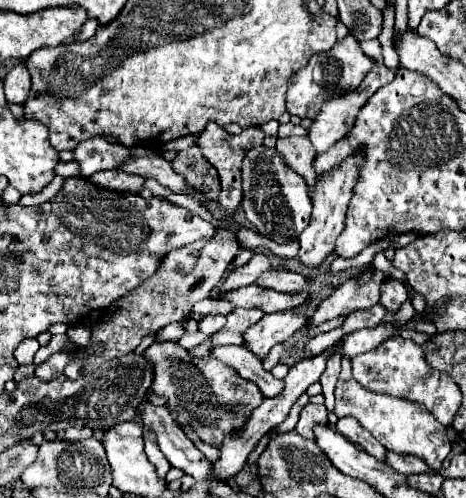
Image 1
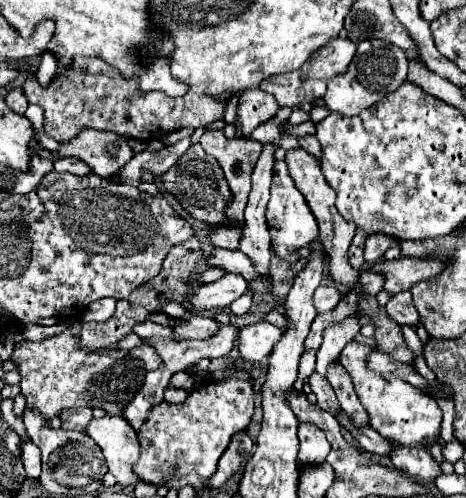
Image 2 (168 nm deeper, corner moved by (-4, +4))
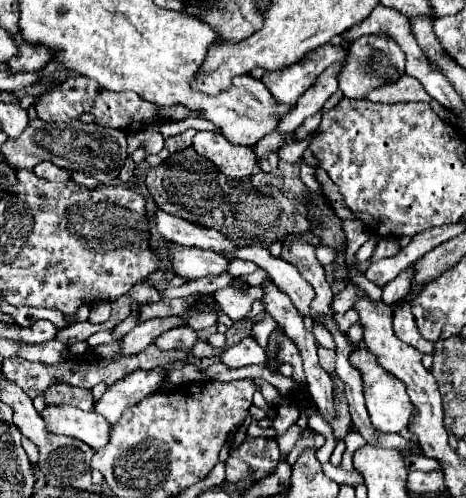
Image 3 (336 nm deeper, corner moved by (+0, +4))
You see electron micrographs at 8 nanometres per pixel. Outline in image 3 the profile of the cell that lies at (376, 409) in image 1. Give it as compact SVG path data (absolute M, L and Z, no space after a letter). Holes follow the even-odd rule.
M358 346L350 354L350 362L362 374L366 408L368 408L368 414L370 414L370 420L372 420L374 428L378 432L384 432L384 434L398 434L404 428L408 428L410 426L410 420L412 420L412 416L416 412L416 406L412 406L410 398L408 398L408 394L404 390L404 382L400 382L396 376L384 372L384 368L380 368L376 364L376 358L372 358L372 354L368 354L368 350L364 346Z

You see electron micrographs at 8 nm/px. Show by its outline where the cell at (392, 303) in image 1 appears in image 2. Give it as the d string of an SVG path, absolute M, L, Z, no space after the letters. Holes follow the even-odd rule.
M400 292L396 294L388 304L386 304L388 314L400 324L400 326L410 326L410 328L418 328L420 318L418 312L414 308L412 302L412 294L410 292Z

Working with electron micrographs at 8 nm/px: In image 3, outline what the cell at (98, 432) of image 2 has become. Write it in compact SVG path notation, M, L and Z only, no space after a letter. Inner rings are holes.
M68 404L46 406L42 418L46 420L48 430L52 430L54 434L78 438L92 446L94 450L104 448L110 440L110 422L104 416L96 414L94 410L84 412Z

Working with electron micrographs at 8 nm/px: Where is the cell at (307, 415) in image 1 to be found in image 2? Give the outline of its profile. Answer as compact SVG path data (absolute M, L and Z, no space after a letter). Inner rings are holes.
M310 424L298 426L298 438L300 438L300 452L298 452L298 466L318 466L324 462L324 458L330 452L328 440L324 432Z

